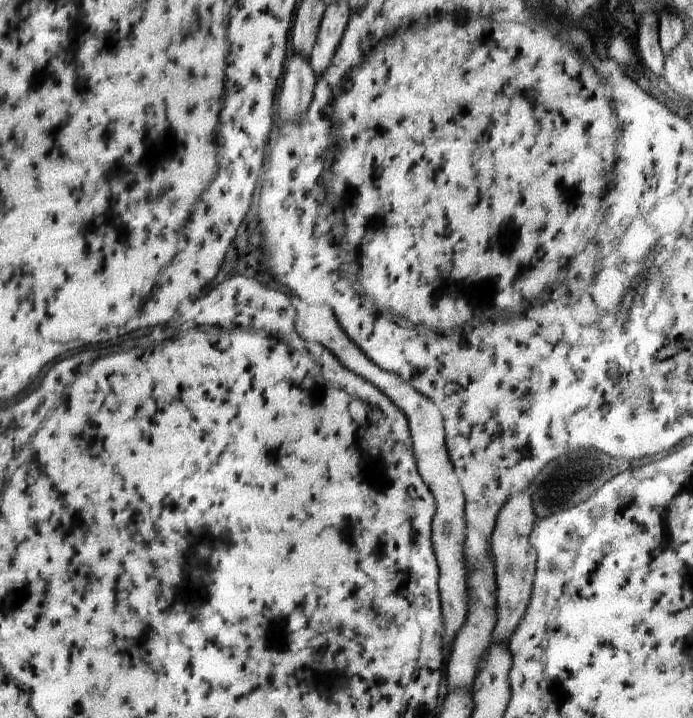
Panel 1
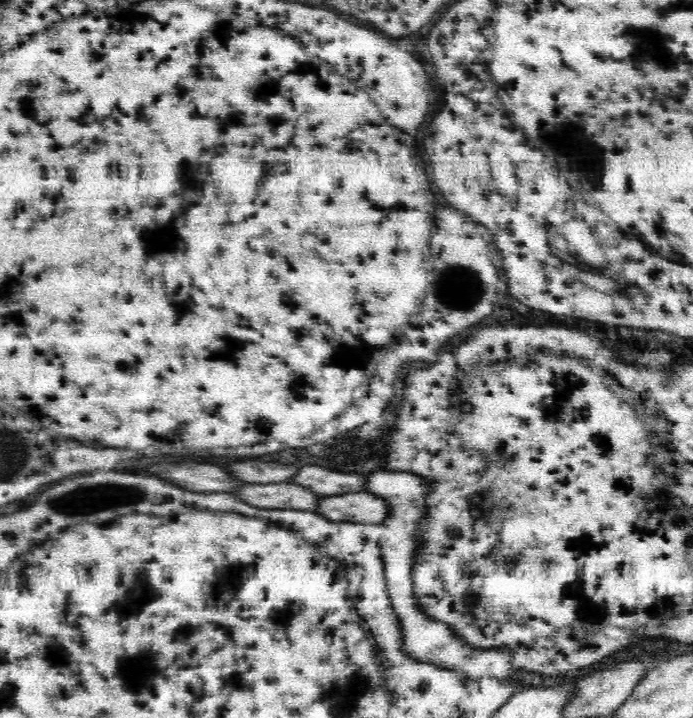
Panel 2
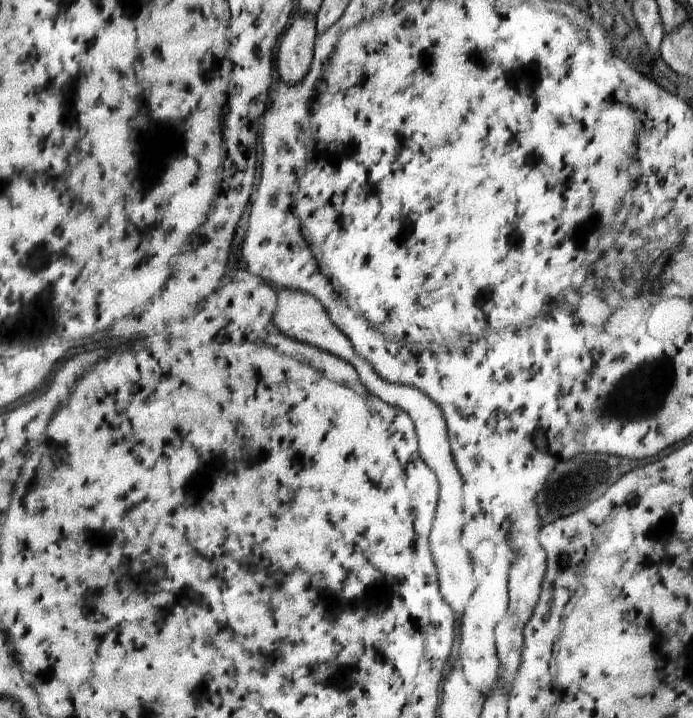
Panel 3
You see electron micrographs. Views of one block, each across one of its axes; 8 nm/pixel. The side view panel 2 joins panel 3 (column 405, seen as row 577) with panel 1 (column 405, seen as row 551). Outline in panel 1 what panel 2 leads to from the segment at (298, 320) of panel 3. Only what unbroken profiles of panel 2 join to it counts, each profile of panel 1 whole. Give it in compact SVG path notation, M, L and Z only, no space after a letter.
M298 296L292 298L292 304L298 312L298 322L296 322L296 330L304 340L312 340L322 344L324 348L332 350L332 354L336 354L336 358L340 358L340 362L344 362L344 366L348 366L348 370L352 370L354 374L366 378L368 382L376 384L380 390L384 390L384 394L406 414L408 418L408 426L410 426L410 434L412 434L412 442L414 442L414 456L416 456L416 466L418 466L418 474L424 480L424 484L428 486L428 490L432 492L434 500L436 500L436 516L432 522L432 542L434 542L434 552L436 552L436 560L440 566L440 578L438 578L438 590L440 590L440 600L442 600L442 622L444 622L444 634L442 634L442 642L444 642L445 654L448 648L451 648L450 642L455 640L458 630L462 628L466 617L468 616L468 598L469 590L467 585L467 568L464 560L464 540L465 540L465 498L458 478L454 474L454 468L450 464L448 458L448 450L446 450L446 440L444 440L444 428L442 428L442 416L438 412L438 408L426 400L422 394L418 394L412 386L408 386L400 376L391 372L384 372L378 366L374 366L364 354L362 350L342 332L340 324L336 322L332 310L324 308L324 306L310 306L304 304Z

